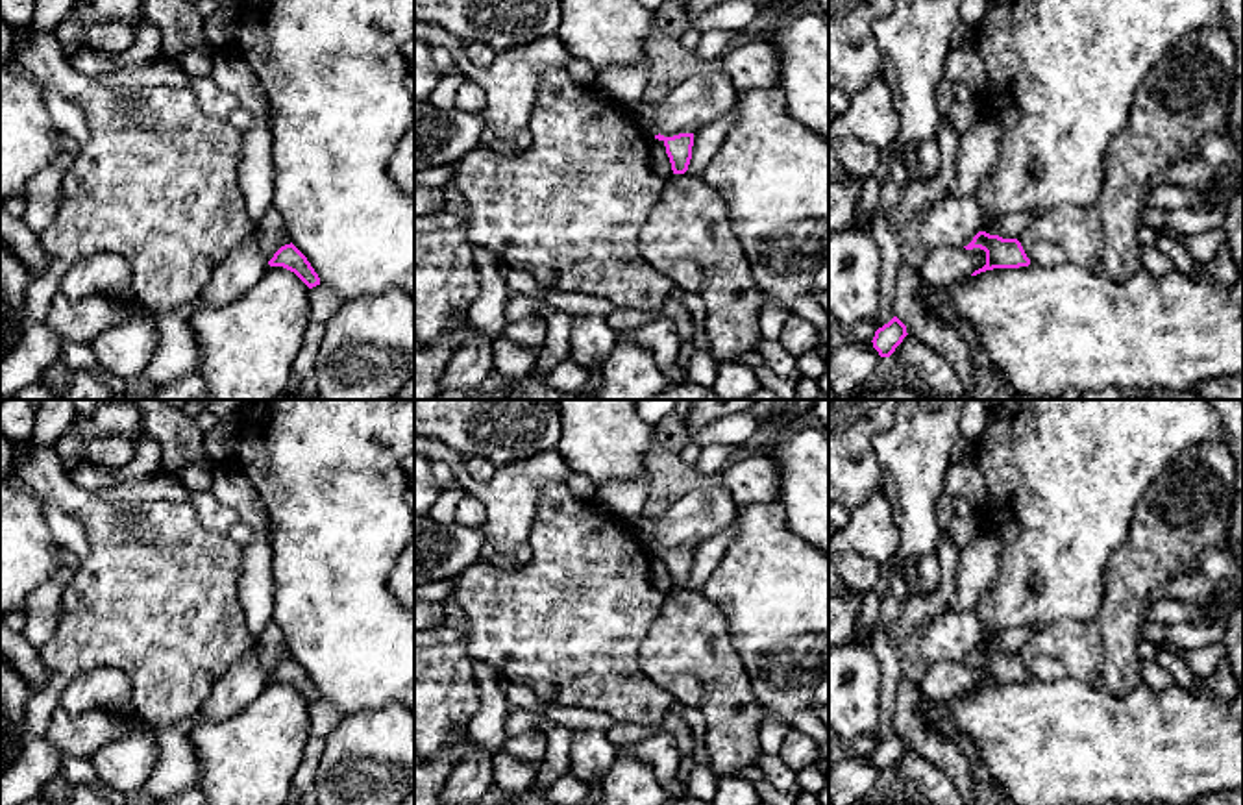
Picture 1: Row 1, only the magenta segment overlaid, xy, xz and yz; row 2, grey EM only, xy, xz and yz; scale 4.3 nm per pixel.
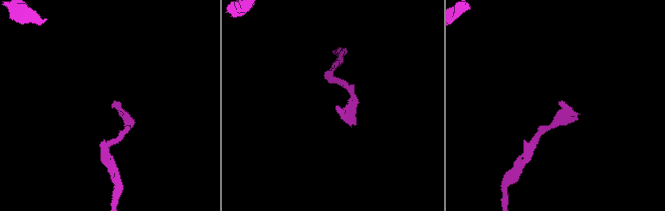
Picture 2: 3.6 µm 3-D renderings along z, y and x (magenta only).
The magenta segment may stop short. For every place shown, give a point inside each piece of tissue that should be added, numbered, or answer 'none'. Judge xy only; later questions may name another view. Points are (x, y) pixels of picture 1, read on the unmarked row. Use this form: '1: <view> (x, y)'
none

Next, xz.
none

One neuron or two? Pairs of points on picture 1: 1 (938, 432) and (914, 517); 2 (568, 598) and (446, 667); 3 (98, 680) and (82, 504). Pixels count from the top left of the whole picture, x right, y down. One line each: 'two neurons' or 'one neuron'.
1: one neuron
2: two neurons
3: two neurons

